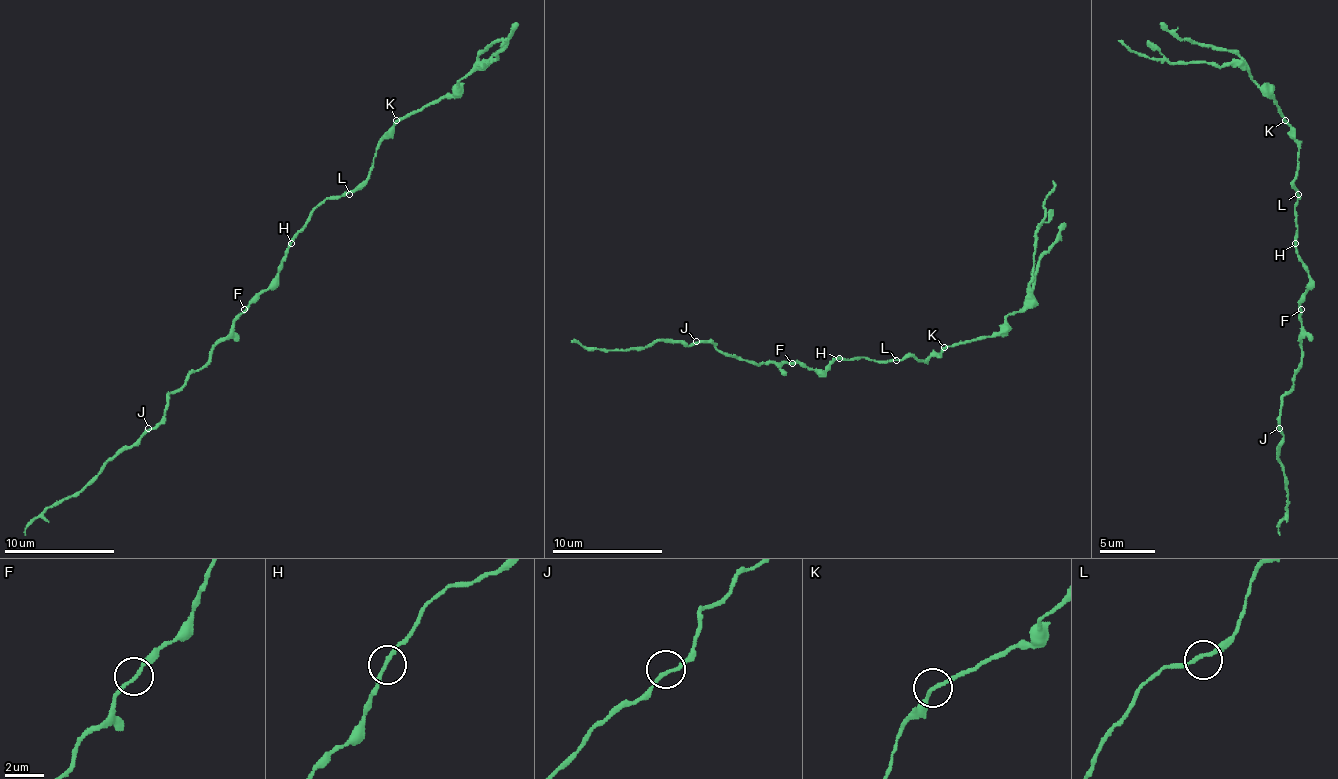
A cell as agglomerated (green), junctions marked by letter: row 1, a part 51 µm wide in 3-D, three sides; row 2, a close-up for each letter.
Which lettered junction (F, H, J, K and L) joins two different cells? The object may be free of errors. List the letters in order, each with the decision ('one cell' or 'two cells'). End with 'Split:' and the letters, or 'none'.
F: one cell
H: one cell
J: one cell
K: two cells
L: one cell
Split: K

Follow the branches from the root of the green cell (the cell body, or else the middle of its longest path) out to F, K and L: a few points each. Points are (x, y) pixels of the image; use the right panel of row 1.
F: (1295, 241), (1298, 260), (1309, 274), (1309, 287), (1301, 309)
K: (1295, 241), (1298, 188), (1292, 180), (1298, 169), (1298, 144), (1284, 120)
L: (1295, 241), (1298, 194)

